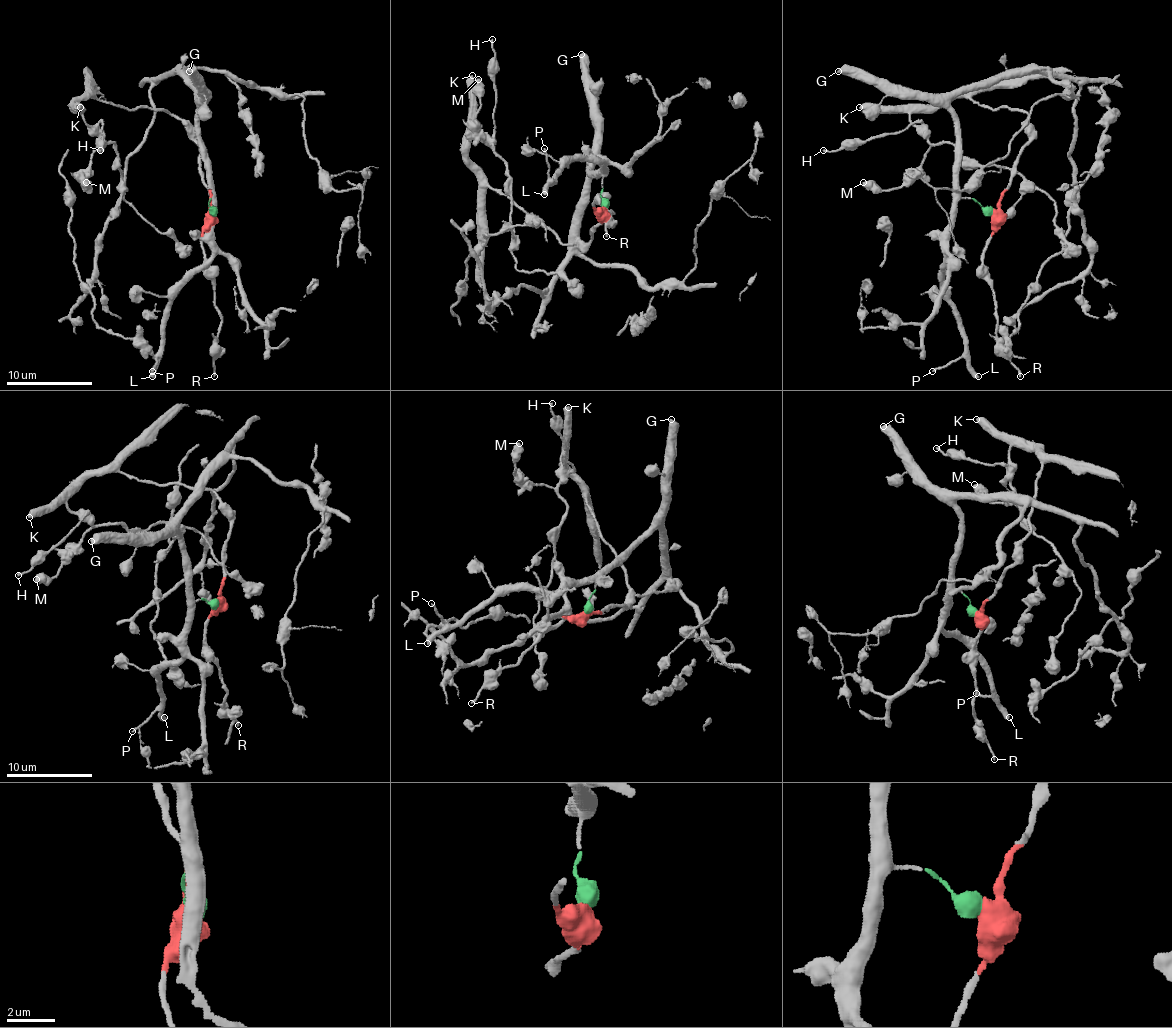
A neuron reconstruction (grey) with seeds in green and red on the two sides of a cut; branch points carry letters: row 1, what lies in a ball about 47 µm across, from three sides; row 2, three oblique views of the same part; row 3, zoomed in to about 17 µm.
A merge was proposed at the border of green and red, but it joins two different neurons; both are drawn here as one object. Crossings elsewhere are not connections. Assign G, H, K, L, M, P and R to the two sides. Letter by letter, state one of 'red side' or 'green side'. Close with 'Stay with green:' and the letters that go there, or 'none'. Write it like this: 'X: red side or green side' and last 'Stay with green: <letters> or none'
G: green side
H: red side
K: red side
L: green side
M: red side
P: green side
R: red side
Stay with green: G, L, P

